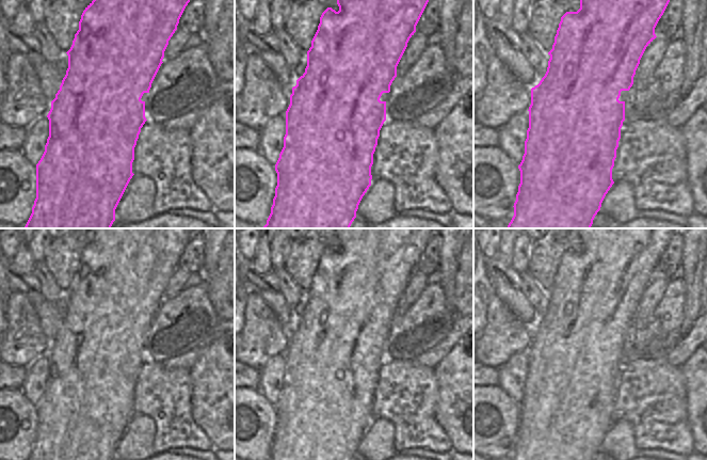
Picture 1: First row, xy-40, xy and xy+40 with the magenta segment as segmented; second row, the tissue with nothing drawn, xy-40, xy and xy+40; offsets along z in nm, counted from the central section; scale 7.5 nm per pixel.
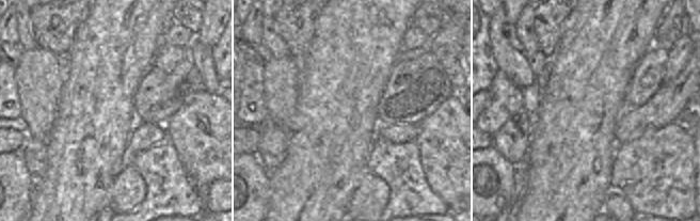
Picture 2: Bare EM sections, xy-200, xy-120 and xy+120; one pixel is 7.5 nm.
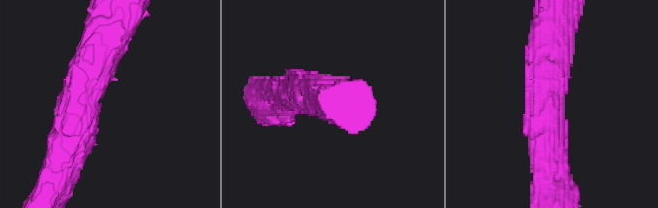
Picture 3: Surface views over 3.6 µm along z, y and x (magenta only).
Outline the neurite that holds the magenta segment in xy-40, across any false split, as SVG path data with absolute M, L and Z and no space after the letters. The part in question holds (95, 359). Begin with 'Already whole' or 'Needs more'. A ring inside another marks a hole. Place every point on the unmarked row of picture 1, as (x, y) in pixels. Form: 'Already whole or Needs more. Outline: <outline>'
Already whole. Outline: M96 228L94 239L83 250L79 260L79 269L75 273L70 288L66 291L68 307L55 337L51 340L51 348L47 354L49 376L45 384L45 391L36 403L36 438L28 460L115 460L115 448L134 414L132 412L134 386L141 367L147 360L145 356L145 340L142 340L141 337L144 332L149 332L151 322L163 302L162 299L168 280L177 269L186 245L195 234L194 228Z

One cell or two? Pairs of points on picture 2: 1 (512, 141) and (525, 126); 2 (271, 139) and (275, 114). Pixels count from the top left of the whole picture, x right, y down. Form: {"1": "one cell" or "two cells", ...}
{"1": "two cells", "2": "two cells"}

